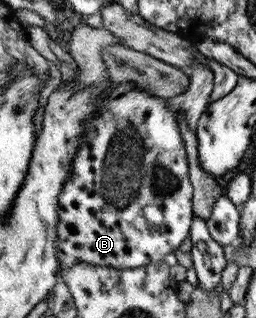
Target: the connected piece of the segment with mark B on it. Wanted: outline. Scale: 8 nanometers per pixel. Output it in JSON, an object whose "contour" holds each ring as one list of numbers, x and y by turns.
{"contour":[[130,80,123,82,110,82,108,90,98,96,98,110,85,121,85,135,80,138,80,146,72,160,72,170,58,194,58,268,60,271,71,269,76,262,85,262,97,267,110,267,115,271,125,271,129,268,139,268,163,261,164,255,174,253,182,241,189,236,192,225,193,210,193,185,188,174,188,158,186,146,177,123,174,110,166,104,165,98,154,96,144,88]]}

